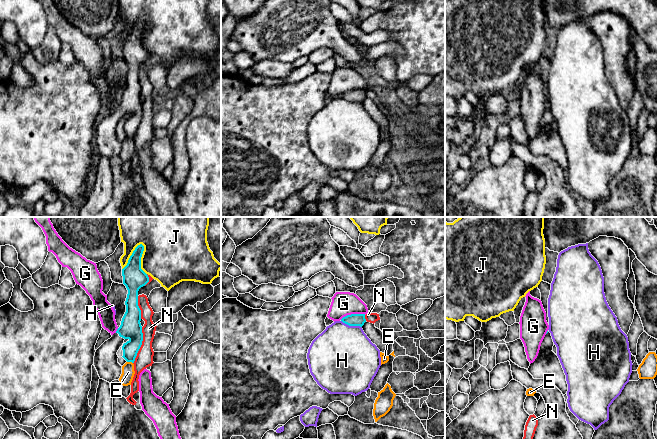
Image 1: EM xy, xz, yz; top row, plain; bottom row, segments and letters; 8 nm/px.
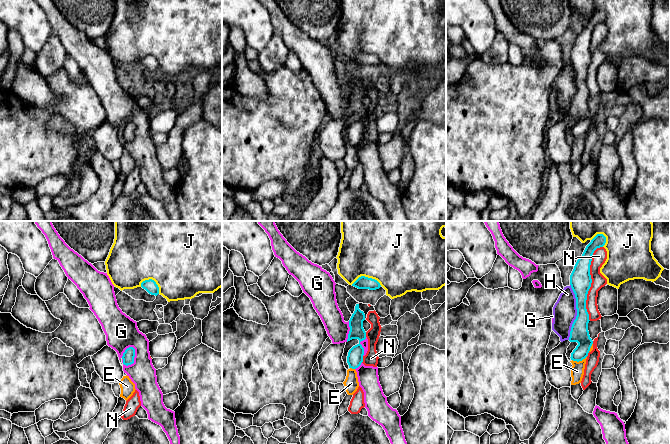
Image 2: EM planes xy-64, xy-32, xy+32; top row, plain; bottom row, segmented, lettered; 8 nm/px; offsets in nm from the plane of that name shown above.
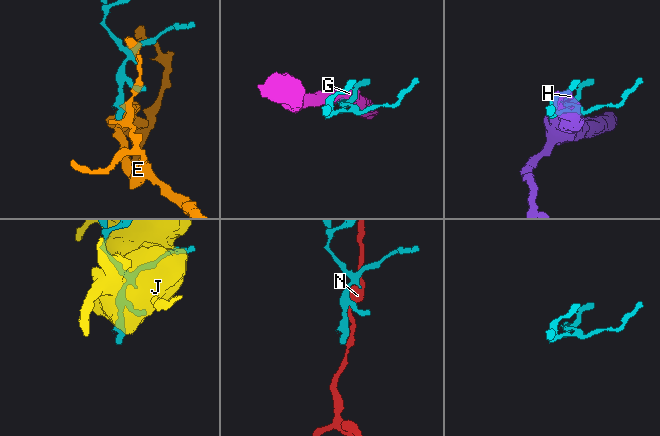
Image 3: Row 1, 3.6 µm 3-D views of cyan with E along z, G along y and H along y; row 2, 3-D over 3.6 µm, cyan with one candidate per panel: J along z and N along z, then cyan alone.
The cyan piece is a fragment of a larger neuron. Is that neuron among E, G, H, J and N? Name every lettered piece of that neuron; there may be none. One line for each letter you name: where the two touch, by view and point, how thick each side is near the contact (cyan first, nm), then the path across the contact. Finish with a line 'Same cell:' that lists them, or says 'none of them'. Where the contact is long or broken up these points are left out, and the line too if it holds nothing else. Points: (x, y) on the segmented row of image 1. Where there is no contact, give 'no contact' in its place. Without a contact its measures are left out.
Same cell: none of them

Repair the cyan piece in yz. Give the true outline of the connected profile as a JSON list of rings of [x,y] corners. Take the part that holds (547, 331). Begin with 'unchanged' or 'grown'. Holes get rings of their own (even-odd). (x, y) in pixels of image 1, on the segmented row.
grown; [[[548,330],[541,343],[538,356],[530,364],[528,372],[534,379],[547,379],[565,395],[568,391],[566,375],[558,356],[552,351],[553,346],[554,342]]]

